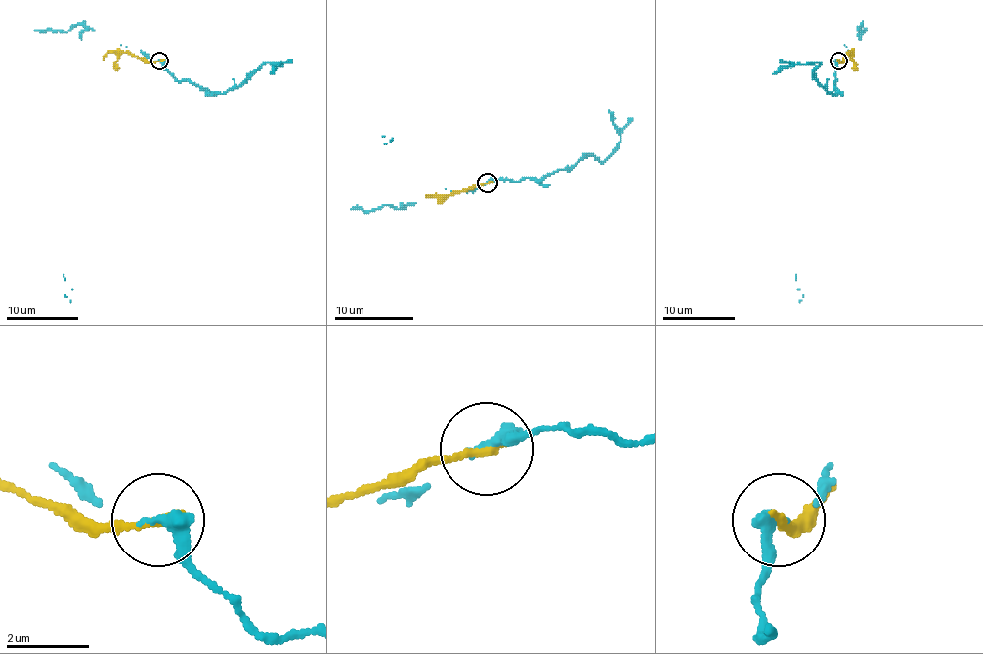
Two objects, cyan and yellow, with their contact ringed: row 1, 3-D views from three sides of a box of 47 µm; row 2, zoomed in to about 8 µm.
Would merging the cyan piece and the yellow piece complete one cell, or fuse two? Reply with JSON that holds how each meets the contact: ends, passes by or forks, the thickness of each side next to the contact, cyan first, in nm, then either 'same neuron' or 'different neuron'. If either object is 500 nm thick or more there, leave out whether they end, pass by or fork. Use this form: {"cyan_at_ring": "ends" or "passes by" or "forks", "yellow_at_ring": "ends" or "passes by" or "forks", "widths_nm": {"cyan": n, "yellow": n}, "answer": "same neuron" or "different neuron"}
{"cyan_at_ring": "ends", "yellow_at_ring": "ends", "widths_nm": {"cyan": 380, "yellow": 200}, "answer": "different neuron"}

